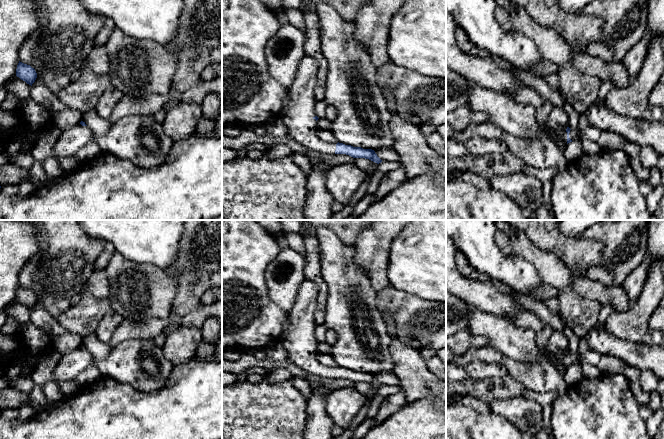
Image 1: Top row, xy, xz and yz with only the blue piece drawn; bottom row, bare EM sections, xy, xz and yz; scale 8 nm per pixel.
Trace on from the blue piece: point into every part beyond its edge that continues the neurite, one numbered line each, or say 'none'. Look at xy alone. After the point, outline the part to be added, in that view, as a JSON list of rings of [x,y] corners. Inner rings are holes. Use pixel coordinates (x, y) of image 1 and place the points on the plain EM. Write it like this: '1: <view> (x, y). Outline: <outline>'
1: xy (71, 364). Outline: [[[80,347],[62,354],[54,370],[54,380],[57,382],[75,379],[83,370],[93,363],[93,358],[88,350]]]

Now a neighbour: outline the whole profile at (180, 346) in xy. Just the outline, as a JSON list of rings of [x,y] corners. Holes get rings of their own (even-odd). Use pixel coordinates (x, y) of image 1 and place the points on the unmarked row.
[[[178,326],[168,332],[162,346],[163,354],[173,364],[188,362],[196,358],[196,351],[201,341],[201,328]]]

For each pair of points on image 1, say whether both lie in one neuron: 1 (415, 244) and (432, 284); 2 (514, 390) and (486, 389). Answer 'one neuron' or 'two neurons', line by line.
1: one neuron
2: one neuron

